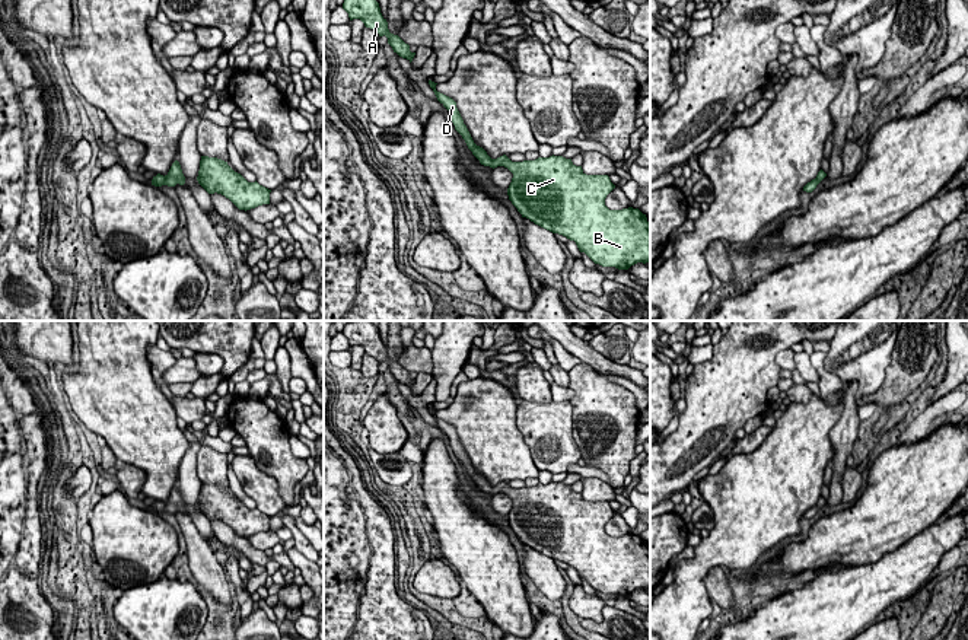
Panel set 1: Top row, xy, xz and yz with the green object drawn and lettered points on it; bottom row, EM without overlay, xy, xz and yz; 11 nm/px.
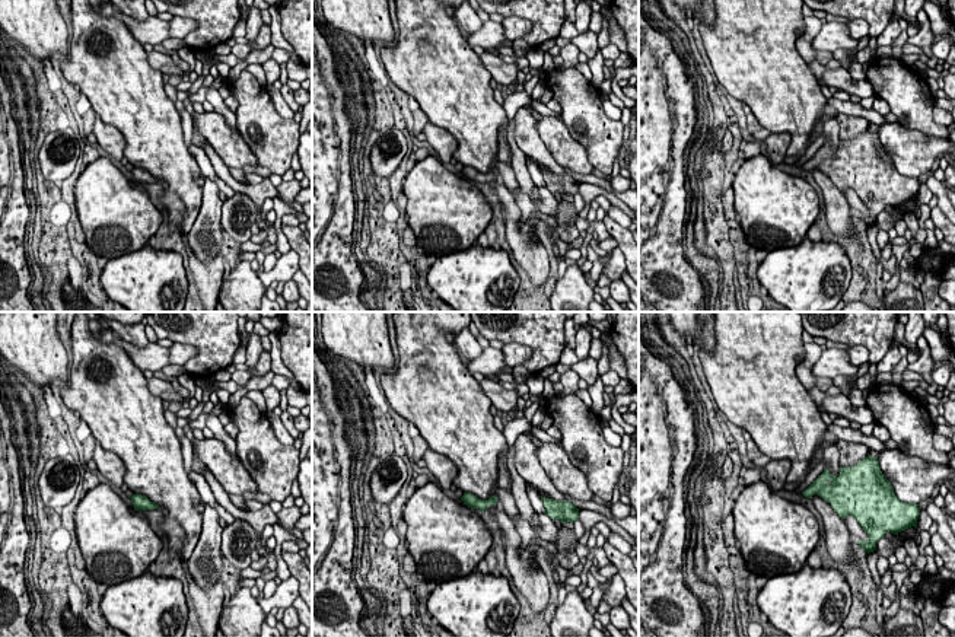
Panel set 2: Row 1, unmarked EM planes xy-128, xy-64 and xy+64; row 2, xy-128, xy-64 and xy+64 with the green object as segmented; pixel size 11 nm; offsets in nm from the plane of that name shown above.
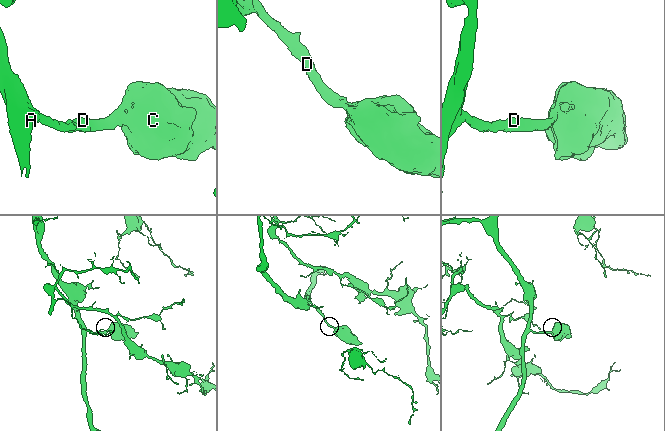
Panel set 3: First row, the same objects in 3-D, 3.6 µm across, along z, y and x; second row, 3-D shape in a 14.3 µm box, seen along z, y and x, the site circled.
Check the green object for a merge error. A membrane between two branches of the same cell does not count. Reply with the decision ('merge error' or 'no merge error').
no merge error

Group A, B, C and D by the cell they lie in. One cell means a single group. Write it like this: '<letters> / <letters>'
A B C D

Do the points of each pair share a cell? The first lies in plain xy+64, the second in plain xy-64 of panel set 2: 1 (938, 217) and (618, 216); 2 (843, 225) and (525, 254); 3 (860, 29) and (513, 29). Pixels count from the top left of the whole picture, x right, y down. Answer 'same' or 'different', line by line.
1: different
2: same
3: same

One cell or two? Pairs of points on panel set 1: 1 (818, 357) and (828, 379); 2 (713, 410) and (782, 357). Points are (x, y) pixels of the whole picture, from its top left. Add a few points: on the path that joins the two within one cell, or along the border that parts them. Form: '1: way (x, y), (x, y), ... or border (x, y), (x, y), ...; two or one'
1: way (818, 363), (824, 373); one
2: border (789, 347), (776, 356), (776, 363), (780, 369); two

